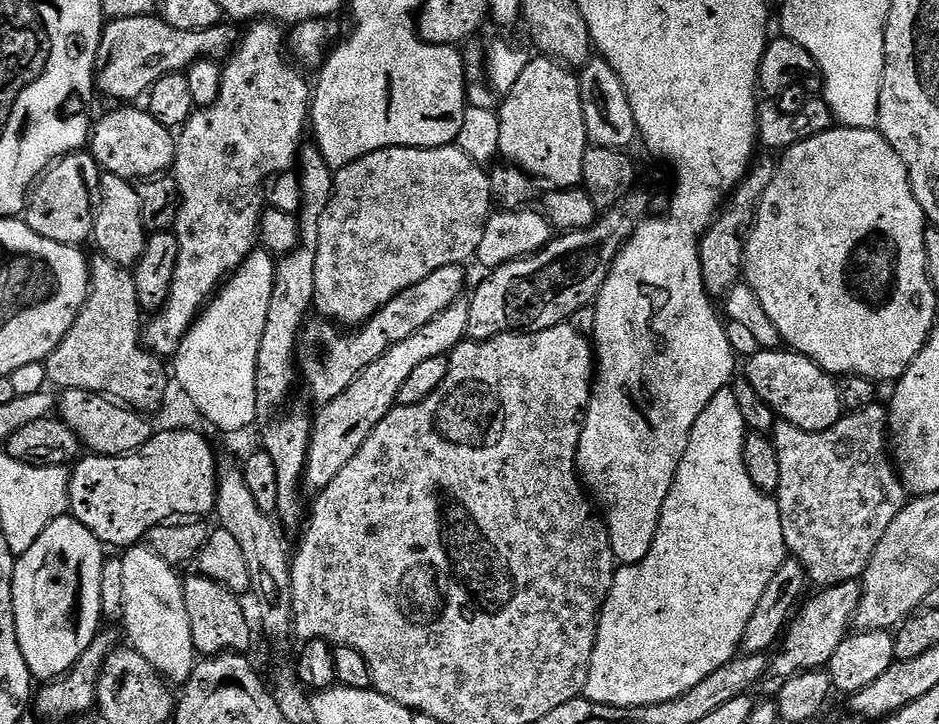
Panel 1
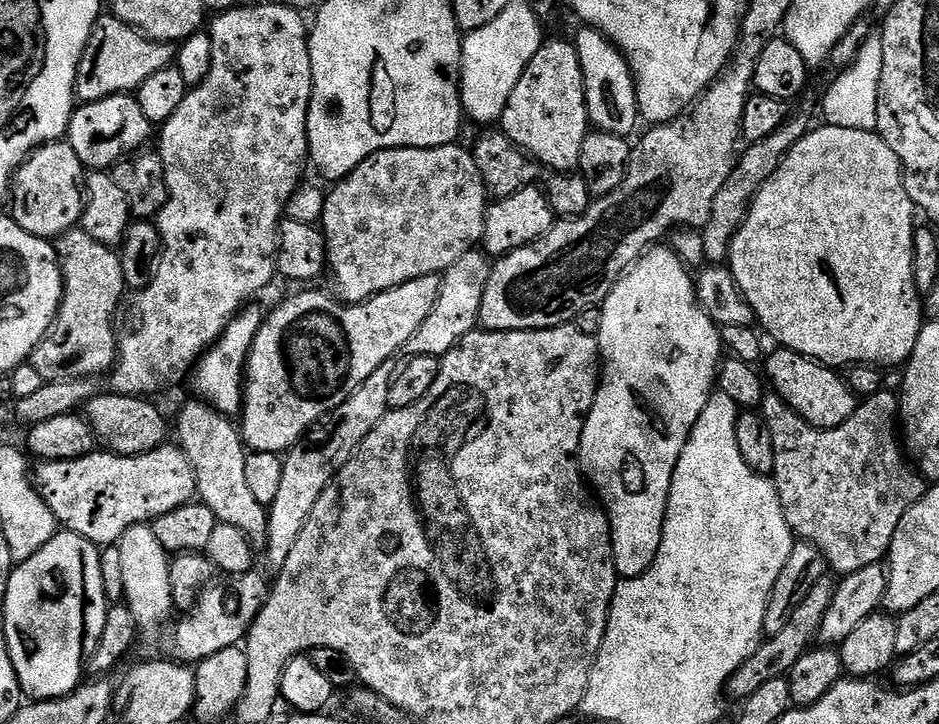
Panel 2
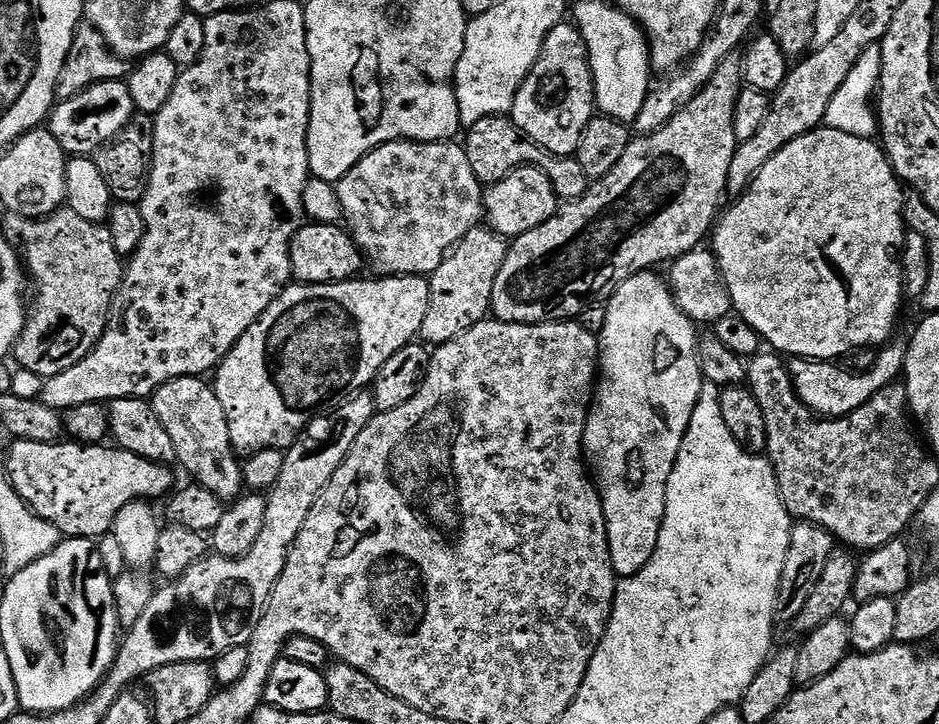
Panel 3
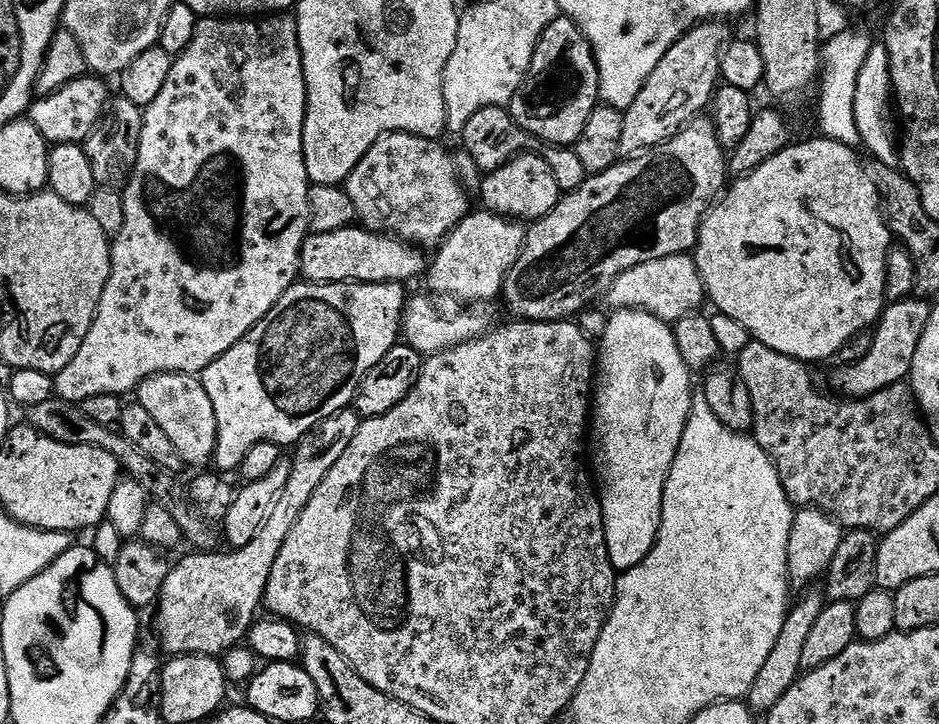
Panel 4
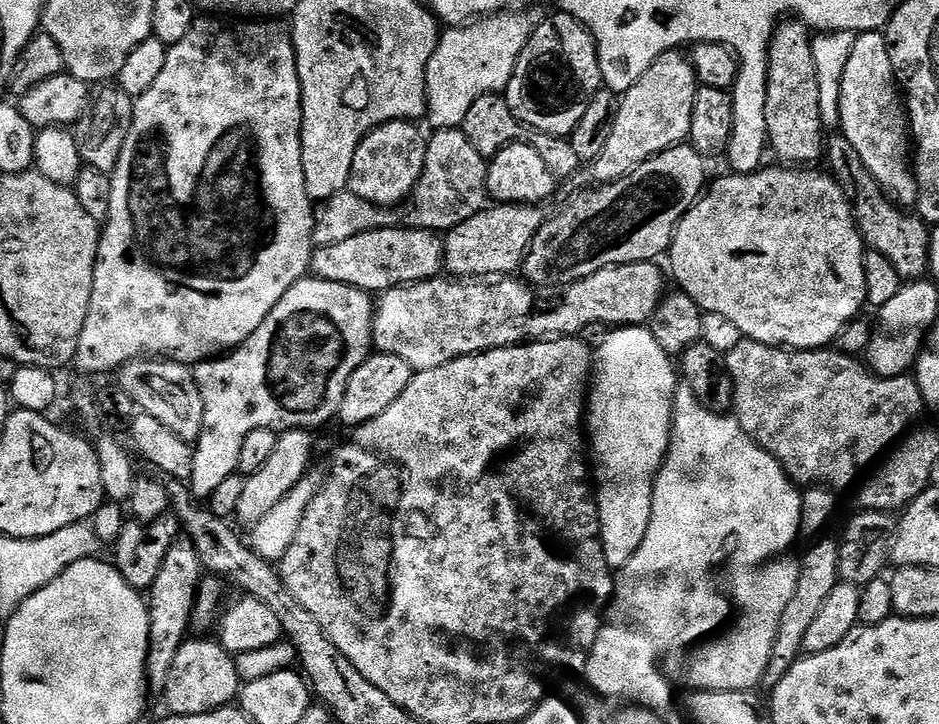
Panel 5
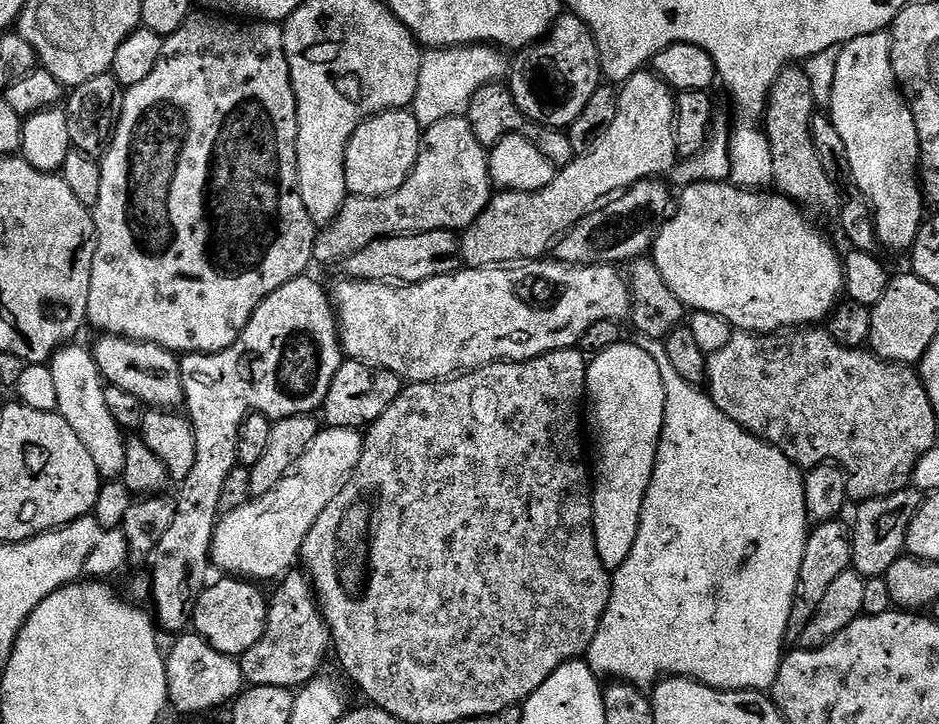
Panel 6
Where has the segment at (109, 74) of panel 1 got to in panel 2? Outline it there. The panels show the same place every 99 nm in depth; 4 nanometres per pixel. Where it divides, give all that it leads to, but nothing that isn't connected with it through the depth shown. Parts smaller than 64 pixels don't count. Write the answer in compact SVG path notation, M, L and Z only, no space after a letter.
M101 15L78 62L77 101L89 104L107 96L135 93L136 89L142 86L142 82L150 78L150 74L158 74L158 70L169 67L175 61L176 54L177 49L171 43L151 40L137 28L122 23L117 16Z

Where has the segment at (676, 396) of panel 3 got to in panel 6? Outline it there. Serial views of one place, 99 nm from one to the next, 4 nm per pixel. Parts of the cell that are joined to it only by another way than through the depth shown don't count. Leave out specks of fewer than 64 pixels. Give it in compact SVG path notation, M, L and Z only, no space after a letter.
M619 342L591 357L586 396L590 408L592 404L592 420L596 423L592 428L592 440L596 443L596 464L594 460L594 475L591 477L594 538L598 558L602 558L605 568L615 570L622 566L622 562L626 562L626 558L630 558L630 550L634 550L634 538L638 538L642 506L650 478L654 474L656 451L664 425L666 390L662 386L656 359L634 342Z

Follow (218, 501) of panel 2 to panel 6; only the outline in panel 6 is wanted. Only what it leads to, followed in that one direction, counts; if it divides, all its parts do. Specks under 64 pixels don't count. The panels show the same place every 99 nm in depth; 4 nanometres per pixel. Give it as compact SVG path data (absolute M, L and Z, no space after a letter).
M104 334L99 339L94 347L94 355L100 375L108 384L134 394L134 398L152 408L176 410L184 404L184 387L177 353L167 352L162 346L148 344L145 340L128 340L124 336Z

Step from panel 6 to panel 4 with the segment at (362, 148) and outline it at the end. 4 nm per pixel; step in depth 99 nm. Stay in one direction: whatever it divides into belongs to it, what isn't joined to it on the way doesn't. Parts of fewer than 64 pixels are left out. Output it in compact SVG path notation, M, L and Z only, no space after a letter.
M409 132L382 137L354 166L346 181L356 220L371 232L394 236L417 249L439 248L470 211L453 153L442 145L440 140L427 140Z

